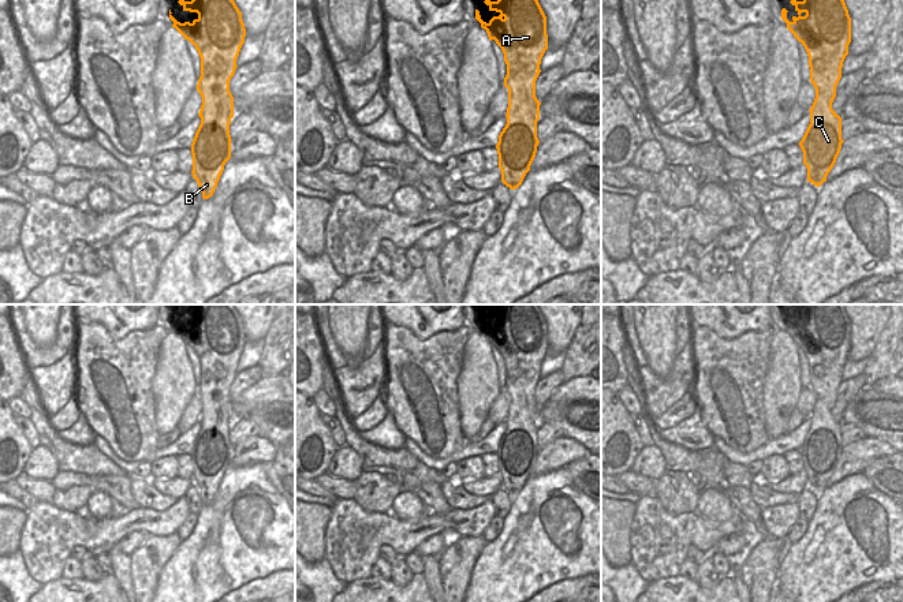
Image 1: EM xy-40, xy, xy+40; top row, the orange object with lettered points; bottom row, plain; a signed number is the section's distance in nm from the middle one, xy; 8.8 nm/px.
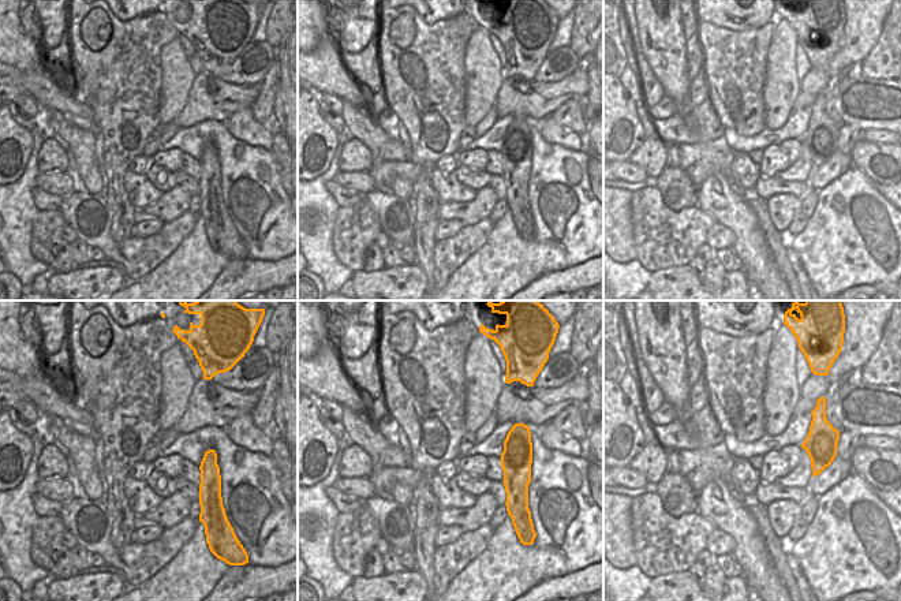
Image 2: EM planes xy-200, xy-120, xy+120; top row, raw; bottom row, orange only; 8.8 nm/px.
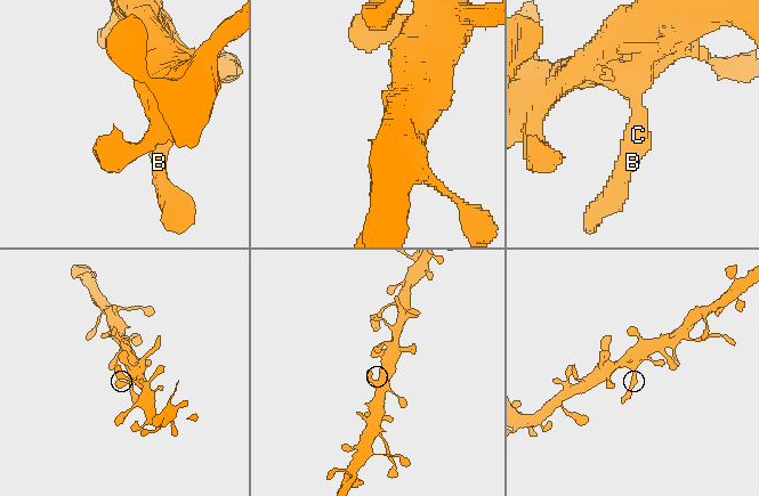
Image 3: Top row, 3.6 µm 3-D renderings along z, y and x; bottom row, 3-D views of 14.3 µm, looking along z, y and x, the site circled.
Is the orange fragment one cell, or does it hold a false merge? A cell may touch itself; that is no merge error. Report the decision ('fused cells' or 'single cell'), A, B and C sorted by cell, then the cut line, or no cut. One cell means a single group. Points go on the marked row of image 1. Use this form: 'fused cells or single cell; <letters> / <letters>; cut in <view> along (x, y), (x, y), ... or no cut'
single cell; A B C; no cut

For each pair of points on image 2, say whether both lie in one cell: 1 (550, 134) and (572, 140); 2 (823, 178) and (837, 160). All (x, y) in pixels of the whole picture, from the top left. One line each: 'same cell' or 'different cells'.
1: same cell
2: same cell

